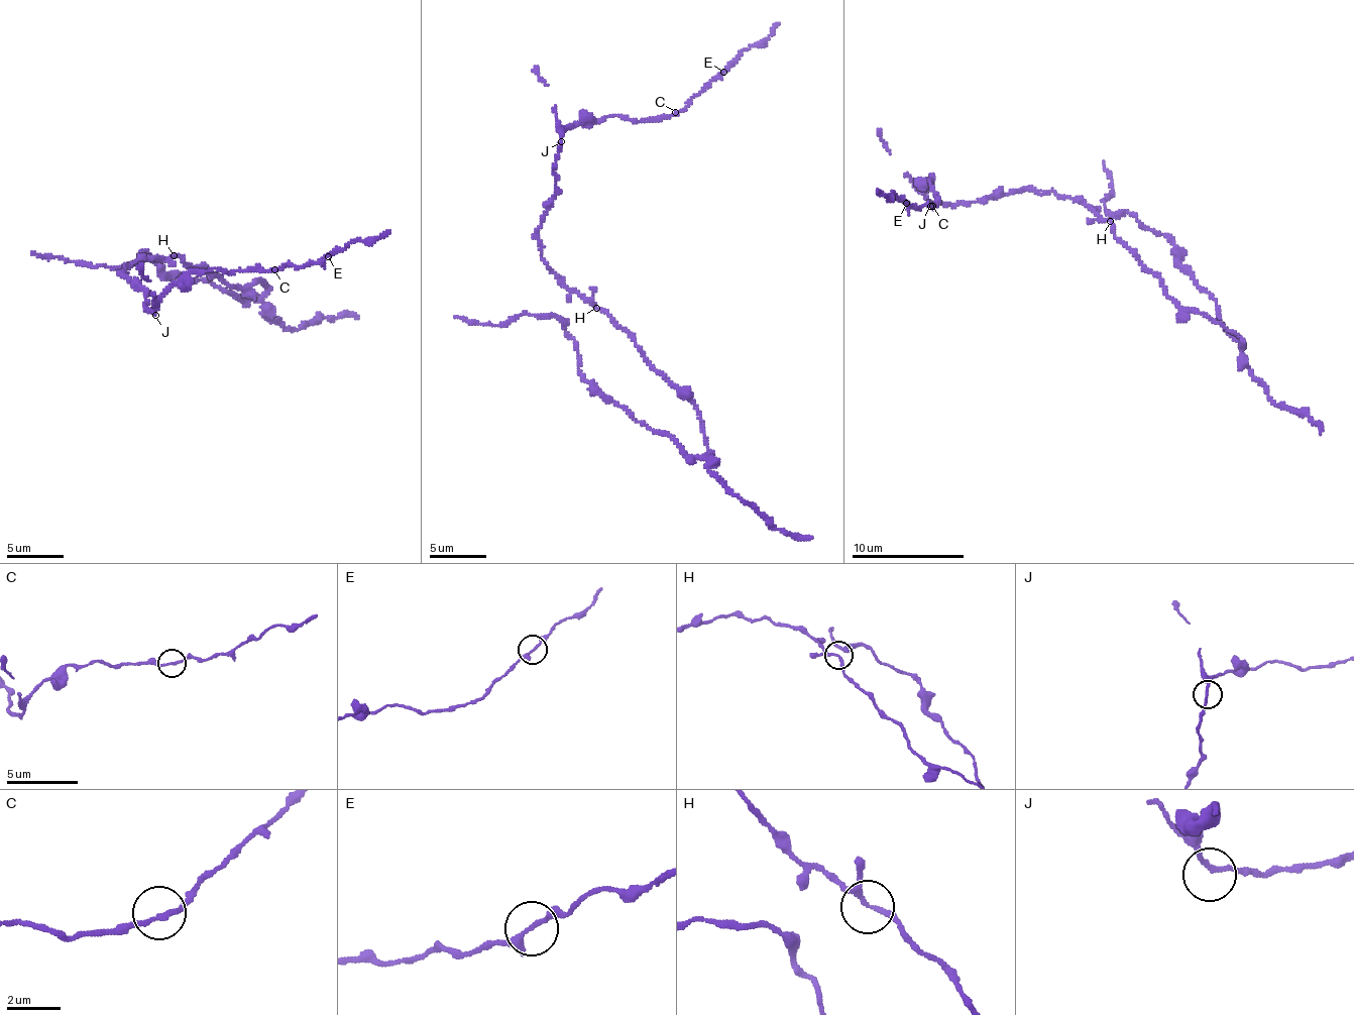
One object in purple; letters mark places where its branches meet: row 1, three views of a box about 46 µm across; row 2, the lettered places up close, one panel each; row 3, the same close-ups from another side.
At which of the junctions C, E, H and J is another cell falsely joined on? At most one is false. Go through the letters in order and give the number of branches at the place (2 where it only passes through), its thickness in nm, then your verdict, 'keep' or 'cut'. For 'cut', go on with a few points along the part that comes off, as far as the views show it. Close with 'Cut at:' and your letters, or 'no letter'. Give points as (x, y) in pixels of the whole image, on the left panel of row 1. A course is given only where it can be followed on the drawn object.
C: 2 branches meet; 160 nm thick; keep
E: 3 branches meet; 150 nm thick; keep
H: 3 branches meet; 150 nm thick; keep
J: 2 branches meet; 160 nm thick; keep
Cut at: no letter

